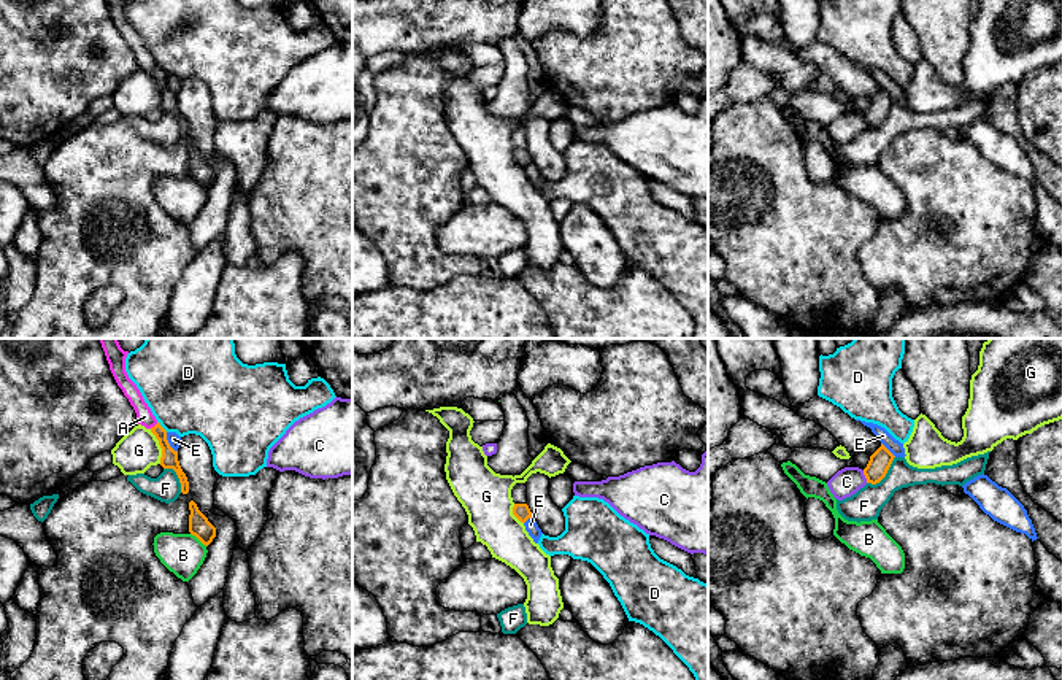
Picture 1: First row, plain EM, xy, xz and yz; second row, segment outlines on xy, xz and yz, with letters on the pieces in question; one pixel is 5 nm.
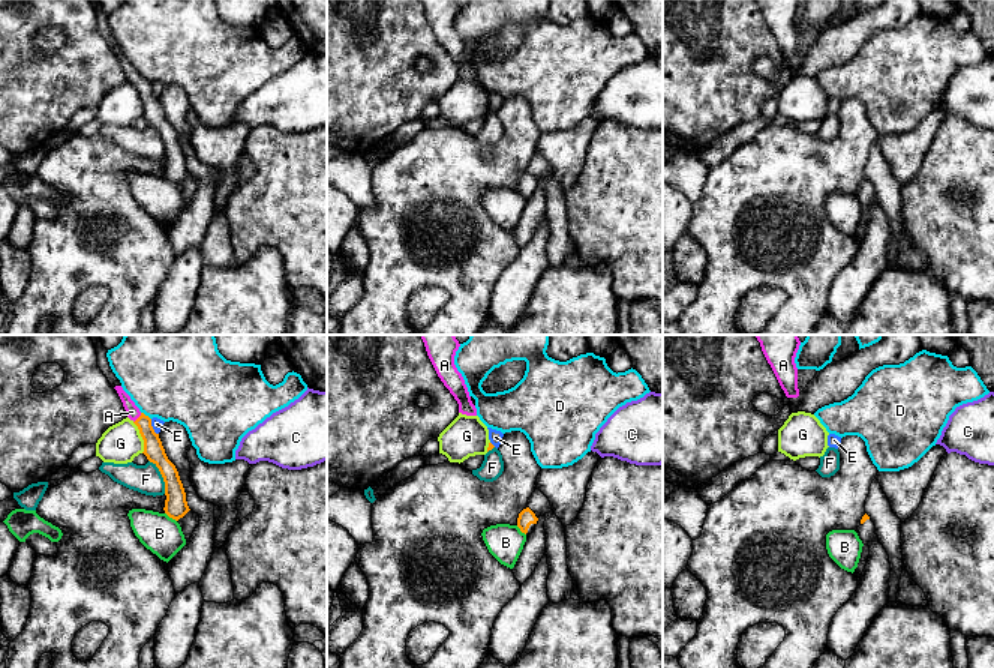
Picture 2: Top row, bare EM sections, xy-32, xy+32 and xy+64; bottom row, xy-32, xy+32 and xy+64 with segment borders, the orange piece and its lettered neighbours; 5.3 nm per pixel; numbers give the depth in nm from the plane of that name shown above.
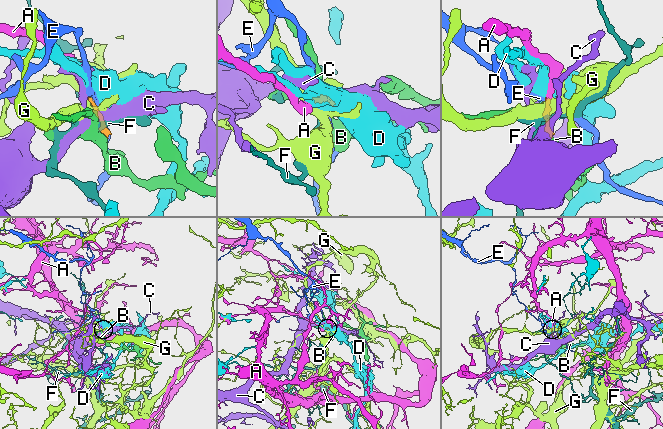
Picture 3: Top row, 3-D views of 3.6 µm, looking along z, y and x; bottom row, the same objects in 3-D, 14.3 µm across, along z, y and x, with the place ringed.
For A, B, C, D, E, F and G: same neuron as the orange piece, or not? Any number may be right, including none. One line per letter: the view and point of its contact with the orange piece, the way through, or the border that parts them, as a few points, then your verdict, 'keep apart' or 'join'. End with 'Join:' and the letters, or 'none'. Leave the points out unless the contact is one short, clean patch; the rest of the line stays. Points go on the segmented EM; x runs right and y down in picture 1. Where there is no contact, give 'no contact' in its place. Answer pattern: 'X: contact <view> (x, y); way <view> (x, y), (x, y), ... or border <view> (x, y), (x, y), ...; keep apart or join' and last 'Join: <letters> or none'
A: contact xy (154, 426); way xy (169, 459), (161, 432), (154, 426), (145, 417); join
B: contact xy (199, 539); border xy (191, 533), (207, 545); keep apart
C: contact yz (865, 477); border yz (862, 471), (867, 482); keep apart
D: contact xy (161, 426); border xy (157, 421), (167, 431); keep apart
E: contact xy (167, 442); border xy (165, 432), (167, 442), (176, 452); keep apart
F: contact yz (884, 475); border yz (894, 456), (888, 472), (878, 482), (867, 483); keep apart
G: contact xy (161, 447); border xy (150, 429), (161, 448), (161, 463); keep apart
Join: A

